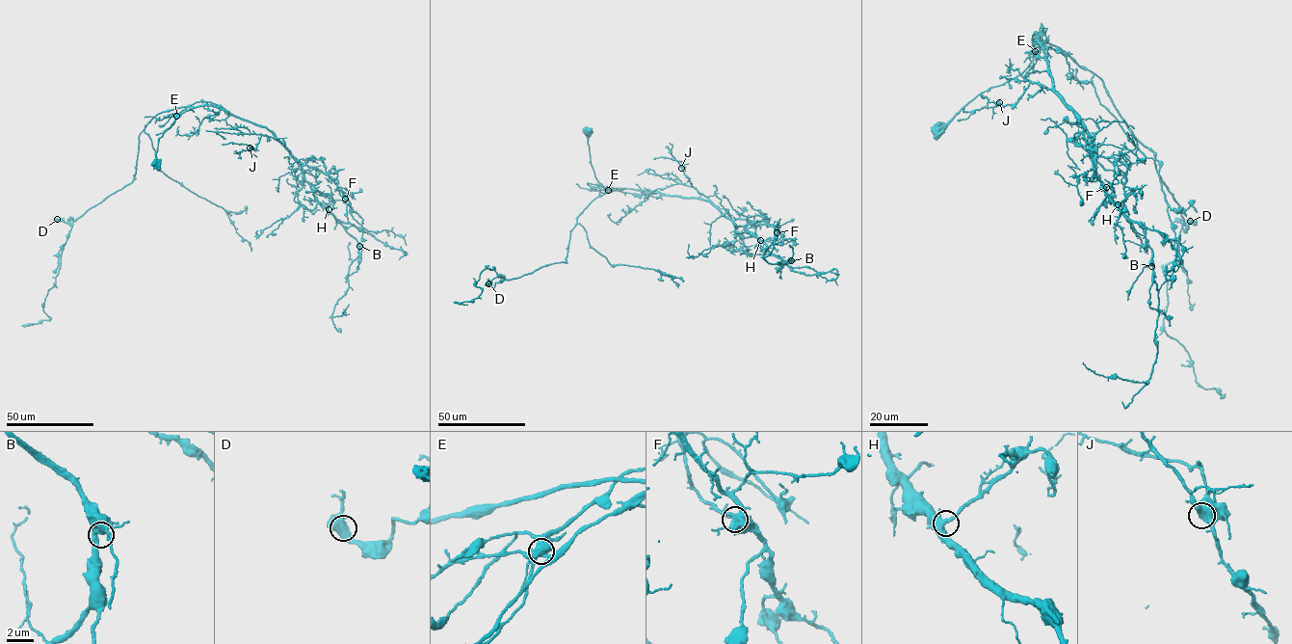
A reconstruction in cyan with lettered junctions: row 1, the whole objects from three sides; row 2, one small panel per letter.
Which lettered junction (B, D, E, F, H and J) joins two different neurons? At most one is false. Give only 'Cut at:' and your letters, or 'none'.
Cut at: E

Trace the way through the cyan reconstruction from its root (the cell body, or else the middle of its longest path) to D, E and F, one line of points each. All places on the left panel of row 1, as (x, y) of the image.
D: (156, 164), (158, 140), (185, 106), (163, 111), (145, 125), (130, 183), (70, 224), (57, 219)
E: (156, 164), (158, 140), (176, 116)
F: (156, 164), (158, 140), (182, 113), (200, 106), (219, 106), (266, 126), (302, 163), (328, 174), (345, 199)

